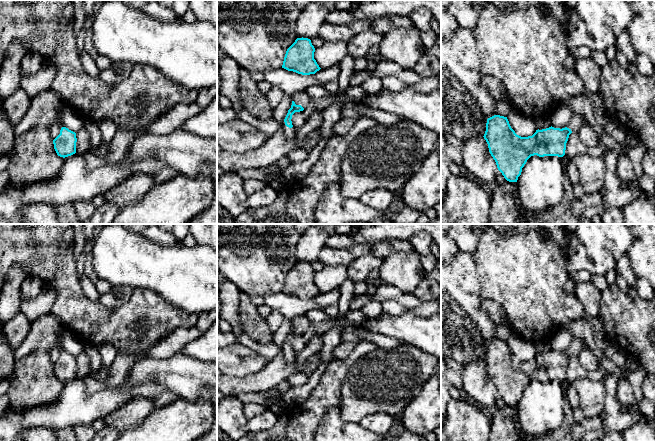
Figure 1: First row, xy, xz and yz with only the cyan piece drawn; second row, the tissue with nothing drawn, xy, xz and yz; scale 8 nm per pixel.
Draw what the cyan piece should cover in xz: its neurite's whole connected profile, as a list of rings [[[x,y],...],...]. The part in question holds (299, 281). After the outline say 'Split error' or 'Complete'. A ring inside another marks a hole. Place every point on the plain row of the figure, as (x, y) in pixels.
[[[297,262],[287,273],[282,292],[302,299],[315,298],[321,292],[314,283],[315,272],[308,262]]]. Complete

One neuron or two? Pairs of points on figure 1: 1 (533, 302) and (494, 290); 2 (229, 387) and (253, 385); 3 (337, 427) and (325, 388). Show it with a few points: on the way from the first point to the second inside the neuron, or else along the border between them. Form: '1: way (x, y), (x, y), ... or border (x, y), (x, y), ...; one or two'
1: way (523, 292), (521, 290), (504, 290); one
2: way (235, 386), (247, 385); one
3: border (338, 408), (330, 408), (318, 428); two

